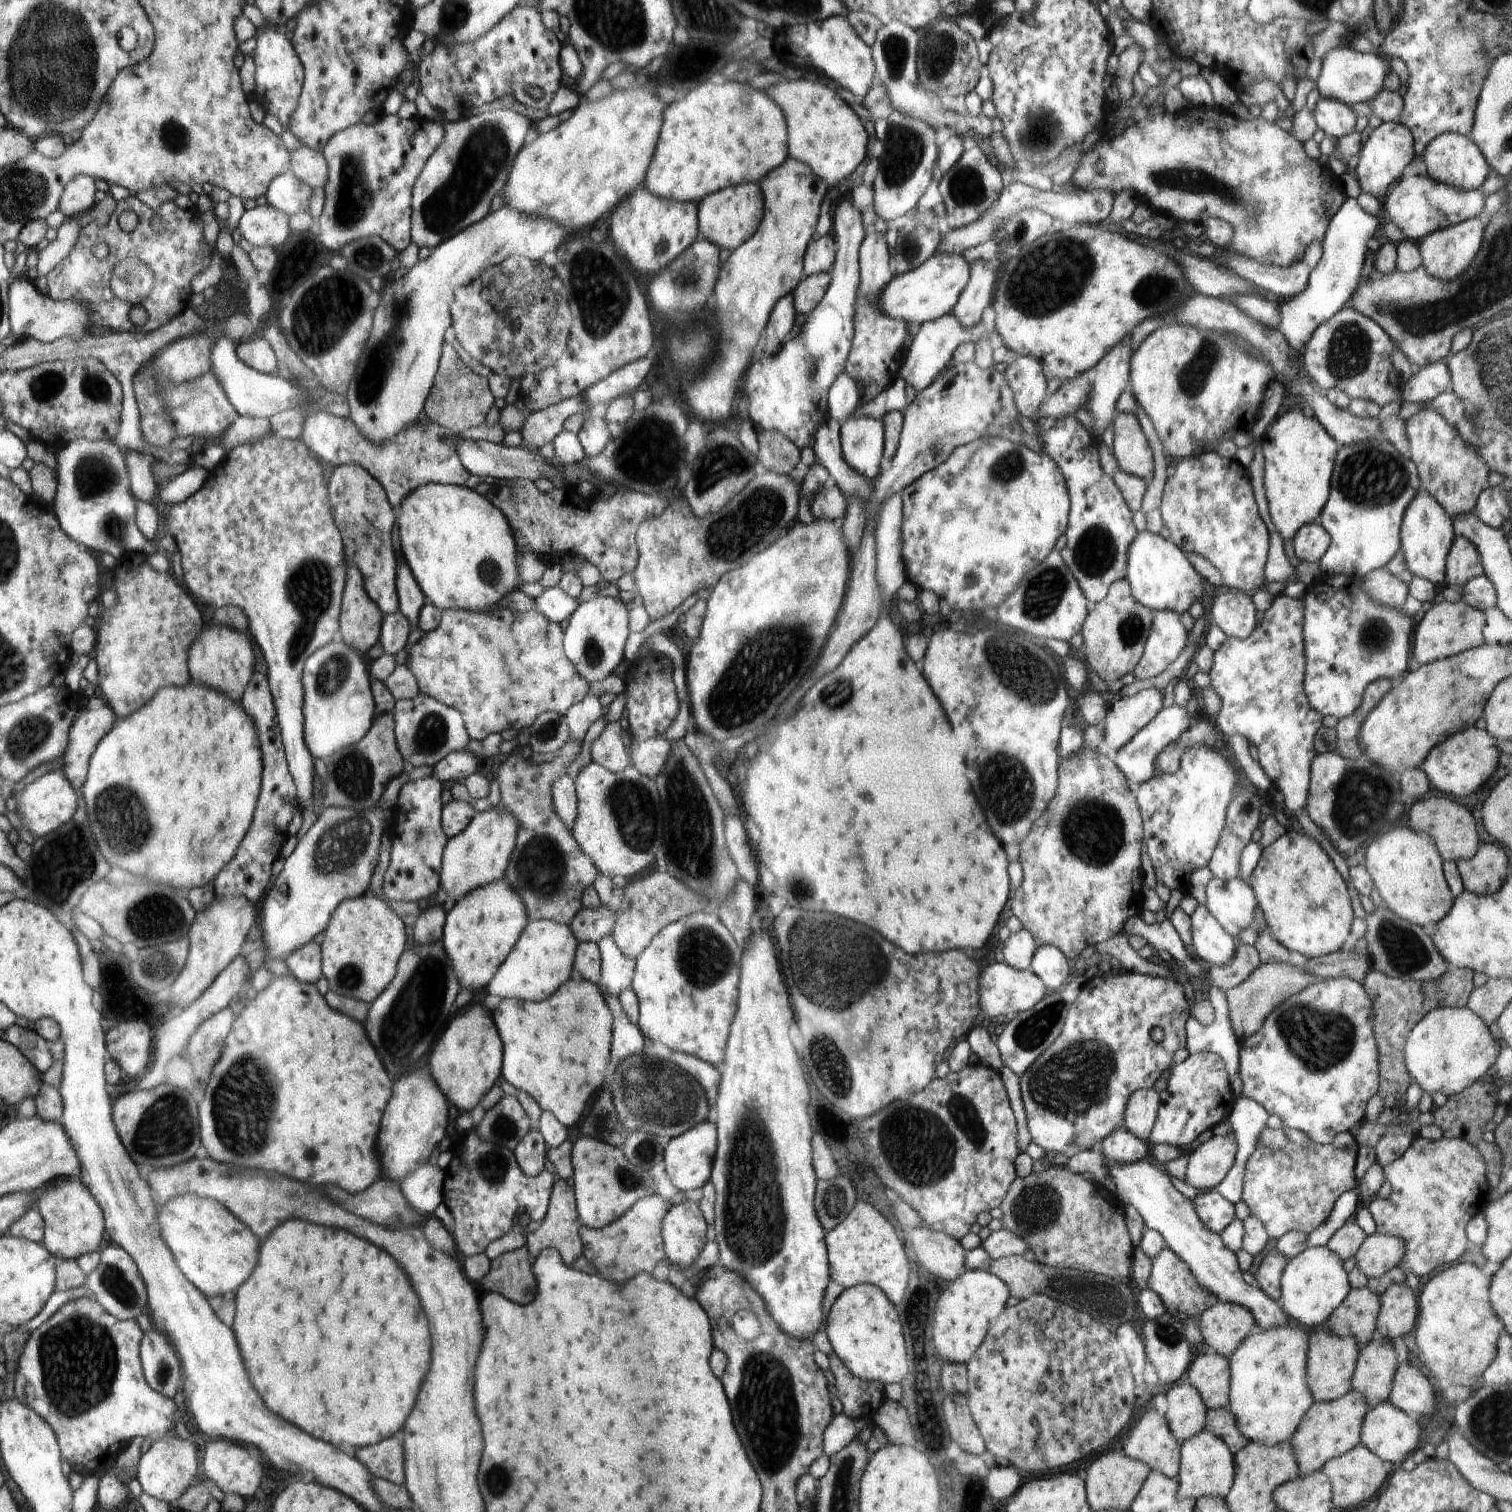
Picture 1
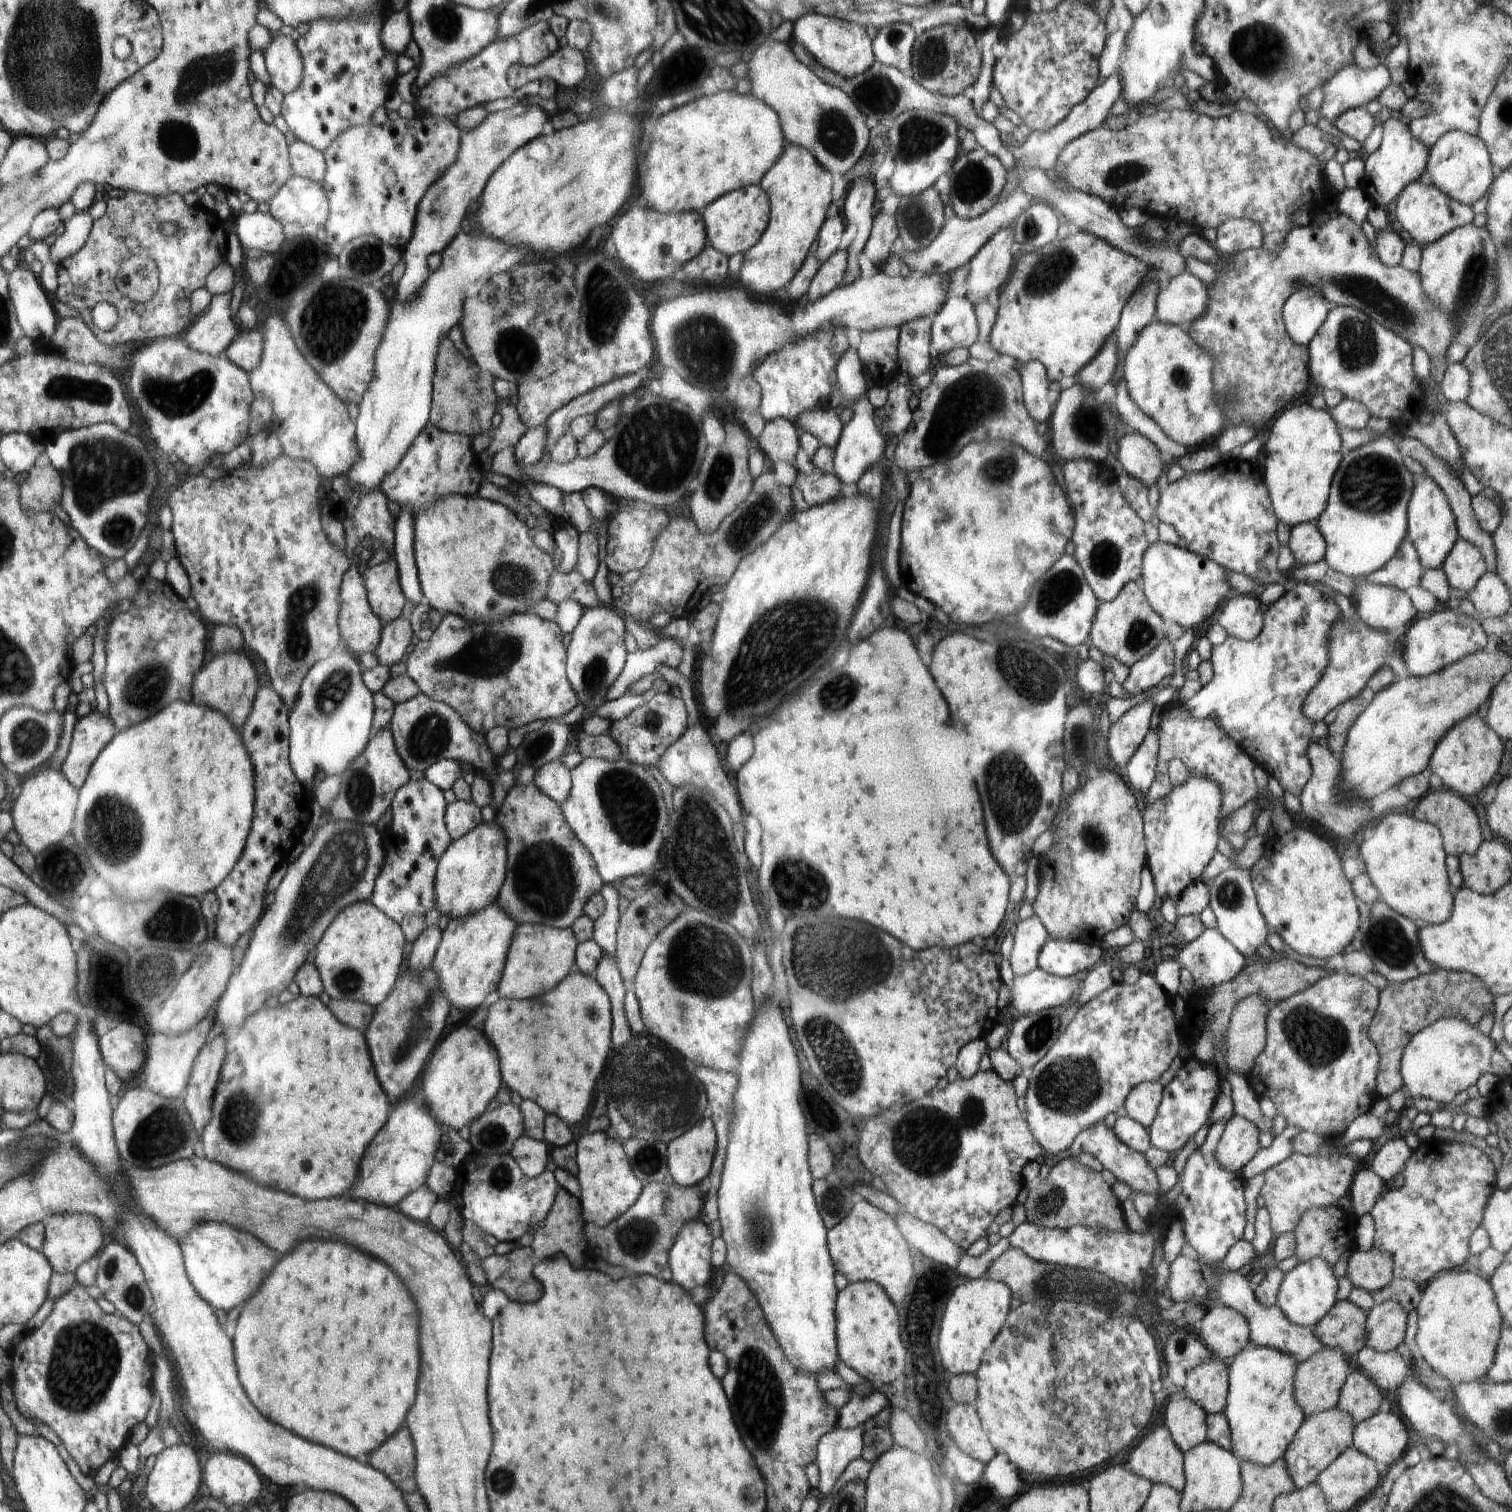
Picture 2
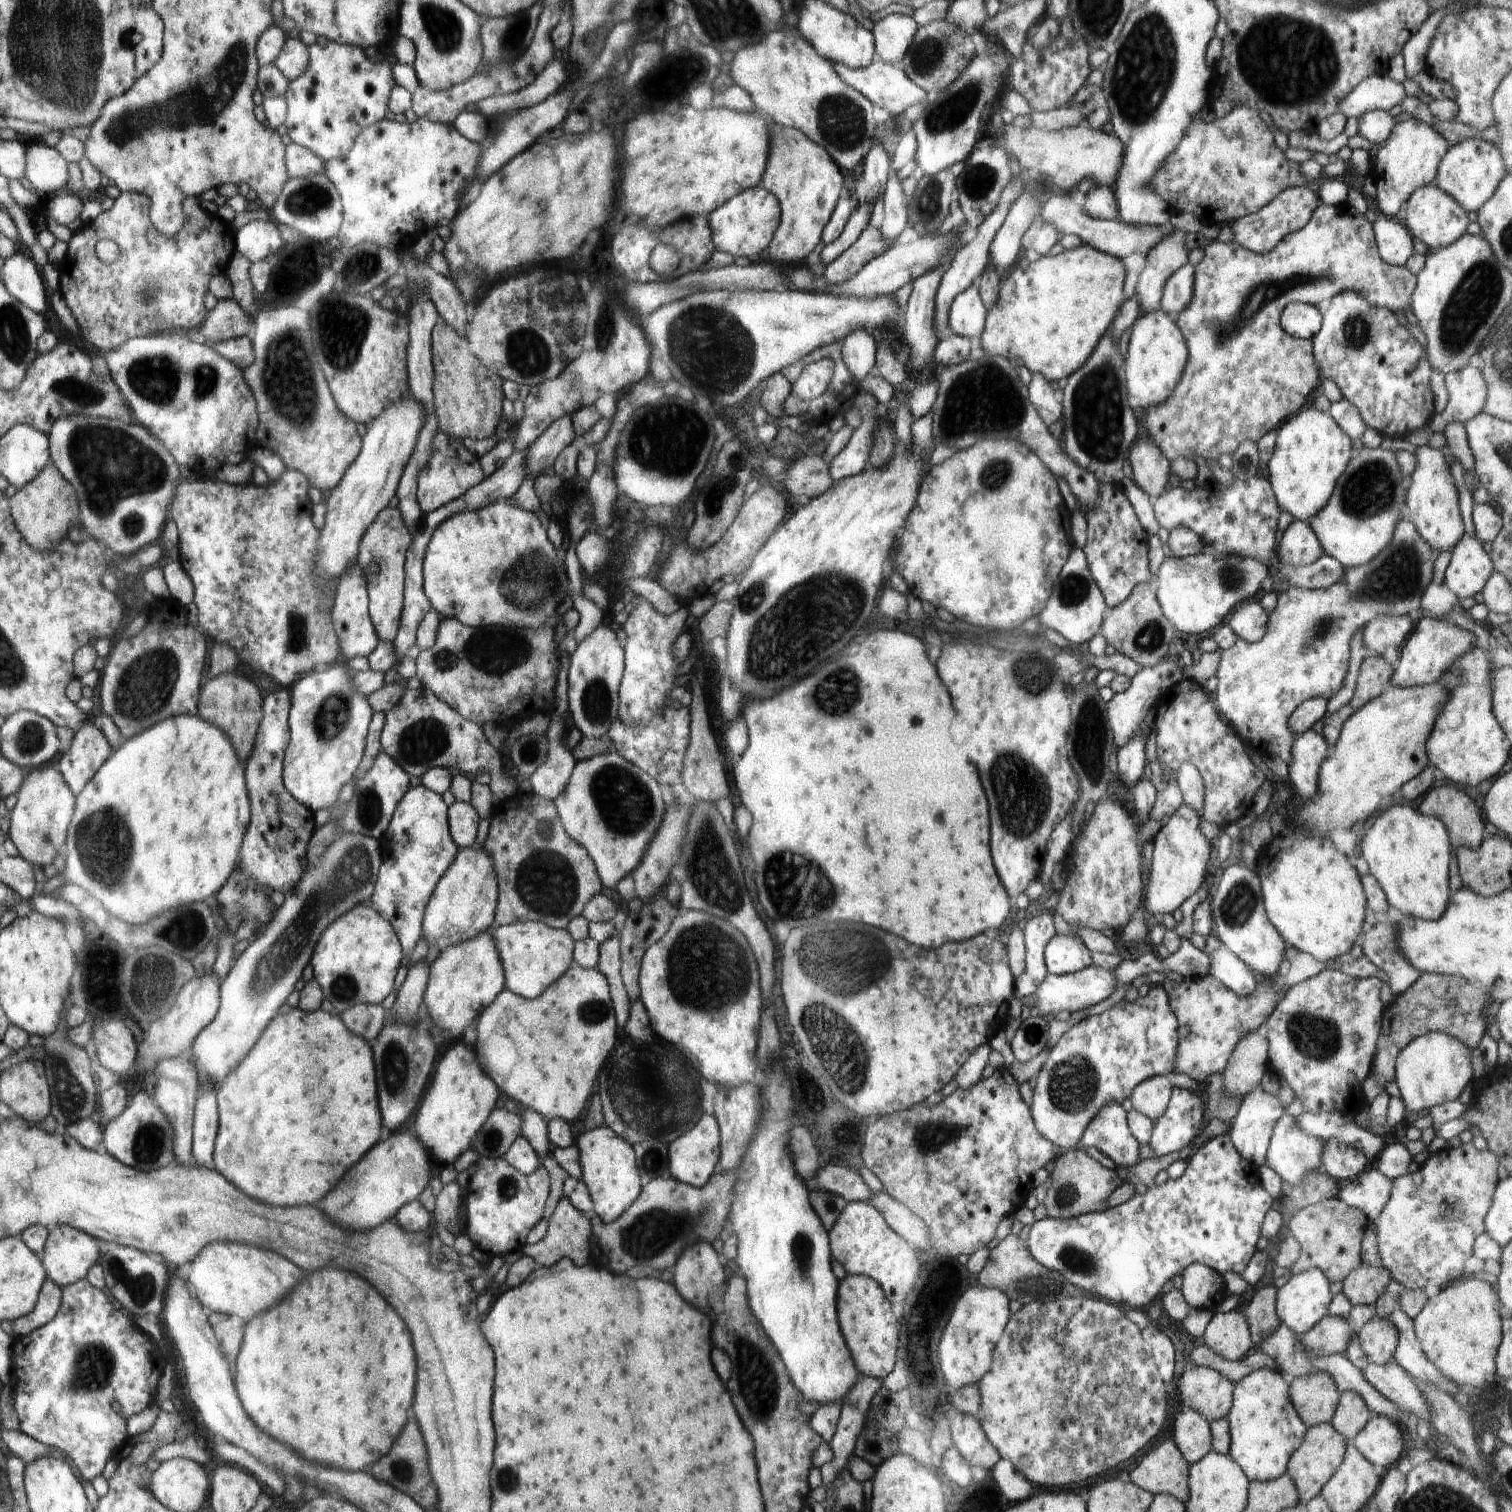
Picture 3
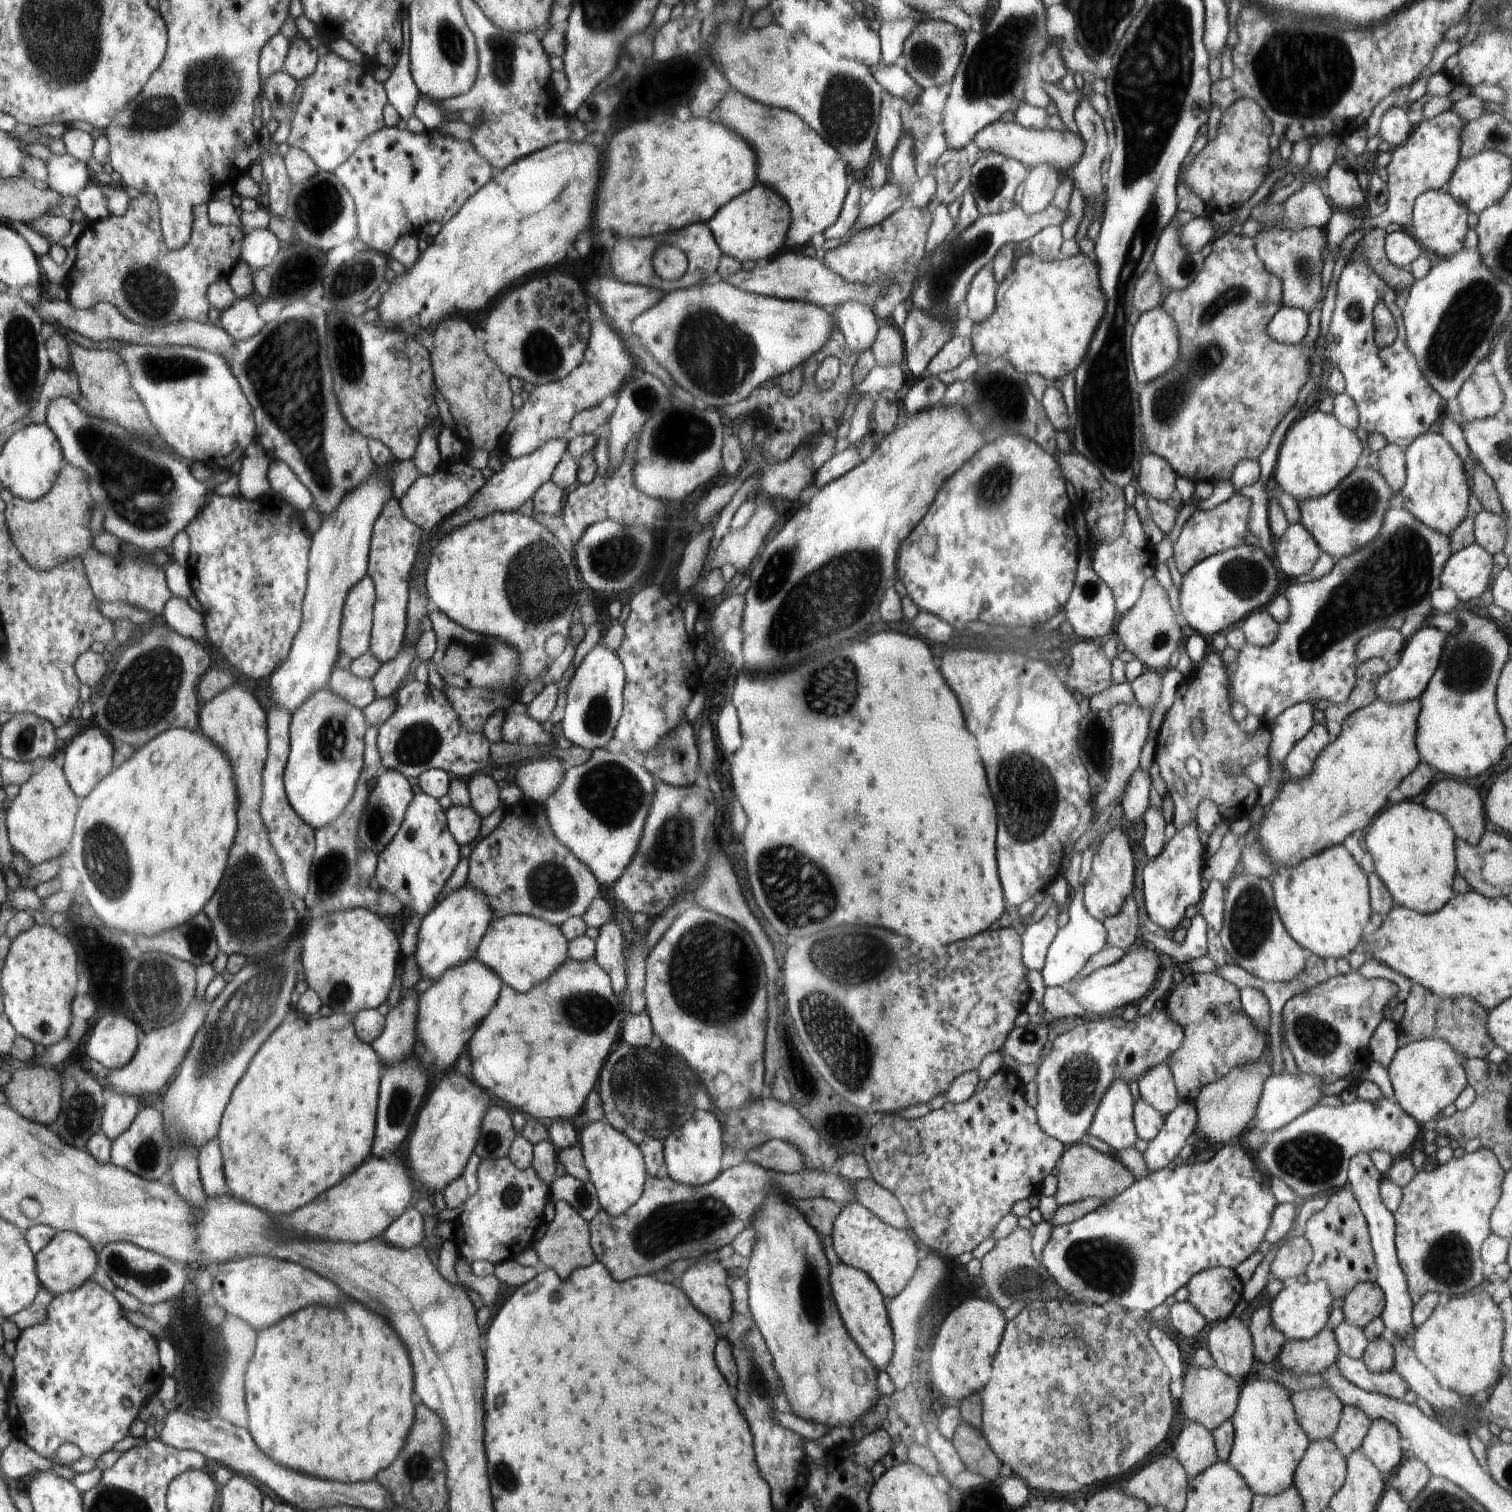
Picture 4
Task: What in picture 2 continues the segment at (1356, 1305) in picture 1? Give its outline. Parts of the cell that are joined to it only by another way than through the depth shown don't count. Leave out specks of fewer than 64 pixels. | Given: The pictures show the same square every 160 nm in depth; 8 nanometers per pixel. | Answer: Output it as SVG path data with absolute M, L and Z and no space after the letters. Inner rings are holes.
M1336 1301L1313 1333L1324 1346L1340 1349L1353 1362L1365 1345L1366 1319L1367 1314L1350 1301Z

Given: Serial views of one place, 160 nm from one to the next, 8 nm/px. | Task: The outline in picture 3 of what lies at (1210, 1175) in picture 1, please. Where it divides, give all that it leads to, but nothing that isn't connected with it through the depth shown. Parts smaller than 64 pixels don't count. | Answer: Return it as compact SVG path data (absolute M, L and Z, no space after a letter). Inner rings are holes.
M1258 1088L1244 1096L1227 1131L1232 1144L1237 1148L1242 1158L1253 1160L1258 1166L1266 1162L1267 1150L1274 1127L1282 1115L1288 1115L1286 1105L1277 1096L1264 1091L1264 1089Z

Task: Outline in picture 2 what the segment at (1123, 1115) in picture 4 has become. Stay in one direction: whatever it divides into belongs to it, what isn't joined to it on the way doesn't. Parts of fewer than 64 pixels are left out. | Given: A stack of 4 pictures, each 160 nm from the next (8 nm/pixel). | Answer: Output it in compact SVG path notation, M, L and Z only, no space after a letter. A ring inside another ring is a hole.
M1104 1121L1097 1122L1092 1126L1080 1132L1070 1145L1070 1154L1088 1153L1094 1155L1101 1163L1104 1169L1110 1170L1116 1176L1118 1182L1124 1181L1129 1187L1133 1188L1134 1195L1138 1192L1153 1193L1159 1192L1159 1182L1156 1171L1148 1164L1146 1157L1137 1150L1126 1146Z

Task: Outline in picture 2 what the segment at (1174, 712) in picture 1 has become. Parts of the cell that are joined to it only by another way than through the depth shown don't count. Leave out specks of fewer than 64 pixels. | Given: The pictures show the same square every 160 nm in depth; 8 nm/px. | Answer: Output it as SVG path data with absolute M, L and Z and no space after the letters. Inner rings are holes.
M1296 585L1292 590L1286 591L1275 603L1272 603L1266 614L1263 616L1263 627L1260 634L1253 638L1249 642L1242 642L1231 638L1230 636L1222 642L1222 644L1213 646L1209 661L1212 663L1213 678L1202 687L1199 693L1192 696L1184 704L1186 708L1196 718L1215 718L1220 728L1224 729L1224 732L1228 734L1233 741L1236 741L1240 748L1255 762L1256 765L1260 766L1267 772L1269 776L1273 776L1282 785L1282 788L1286 792L1299 796L1304 785L1308 782L1311 775L1311 764L1307 755L1308 745L1312 742L1311 734L1313 732L1313 722L1309 721L1303 713L1303 702L1310 692L1311 688L1314 688L1316 684L1323 678L1325 671L1329 666L1329 642L1331 641L1331 632L1333 631L1333 625L1341 614L1340 608L1332 598L1322 591L1319 591L1314 585ZM1148 731L1142 744L1135 750L1122 773L1130 789L1147 793L1156 778L1159 738L1156 732Z

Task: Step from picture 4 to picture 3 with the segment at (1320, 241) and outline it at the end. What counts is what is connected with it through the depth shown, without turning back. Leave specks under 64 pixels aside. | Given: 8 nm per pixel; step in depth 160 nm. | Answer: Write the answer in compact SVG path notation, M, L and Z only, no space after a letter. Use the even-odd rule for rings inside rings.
M1304 186L1286 188L1260 210L1232 222L1233 240L1256 254L1269 253L1287 234L1304 228L1310 222L1312 213L1320 204L1318 197L1318 194Z

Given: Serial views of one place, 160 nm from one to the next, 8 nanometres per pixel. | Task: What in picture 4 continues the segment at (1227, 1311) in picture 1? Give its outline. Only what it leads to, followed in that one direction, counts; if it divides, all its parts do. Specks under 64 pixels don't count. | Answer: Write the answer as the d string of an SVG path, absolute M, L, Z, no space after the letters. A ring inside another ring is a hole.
M1230 1315L1226 1320L1218 1321L1208 1332L1206 1344L1215 1367L1238 1382L1246 1380L1255 1370L1257 1361L1251 1334L1240 1318Z

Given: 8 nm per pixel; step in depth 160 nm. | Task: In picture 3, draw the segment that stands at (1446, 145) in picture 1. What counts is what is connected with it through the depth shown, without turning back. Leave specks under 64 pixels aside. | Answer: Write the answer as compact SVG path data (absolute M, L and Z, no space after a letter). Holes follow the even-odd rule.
M1467 139L1451 146L1438 165L1439 186L1466 212L1476 211L1496 192L1506 176L1501 150L1486 139Z

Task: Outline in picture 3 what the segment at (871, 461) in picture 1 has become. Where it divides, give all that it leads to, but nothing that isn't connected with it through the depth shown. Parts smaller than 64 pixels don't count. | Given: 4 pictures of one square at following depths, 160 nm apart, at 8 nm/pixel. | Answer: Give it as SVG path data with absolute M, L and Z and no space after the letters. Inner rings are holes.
M862 388L855 398L854 407L860 409L862 423L853 430L848 444L831 460L829 473L833 482L860 474L868 468L868 457L873 446L875 428L879 419L873 414L875 398Z

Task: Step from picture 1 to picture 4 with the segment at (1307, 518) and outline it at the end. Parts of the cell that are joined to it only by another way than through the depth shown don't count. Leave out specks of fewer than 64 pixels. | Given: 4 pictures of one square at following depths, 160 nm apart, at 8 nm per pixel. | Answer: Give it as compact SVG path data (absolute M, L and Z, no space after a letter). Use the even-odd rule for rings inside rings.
M1312 412L1298 418L1285 434L1277 452L1272 481L1289 492L1297 502L1318 498L1335 489L1354 470L1358 458L1367 452L1354 429L1342 426L1332 413Z

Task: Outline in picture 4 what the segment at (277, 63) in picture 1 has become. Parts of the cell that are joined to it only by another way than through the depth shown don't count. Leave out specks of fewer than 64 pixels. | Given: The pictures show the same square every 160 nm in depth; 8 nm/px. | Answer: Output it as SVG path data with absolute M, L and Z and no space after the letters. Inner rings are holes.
M298 35L290 43L283 71L300 82L310 77L314 68L317 68L316 52L308 46L303 36Z

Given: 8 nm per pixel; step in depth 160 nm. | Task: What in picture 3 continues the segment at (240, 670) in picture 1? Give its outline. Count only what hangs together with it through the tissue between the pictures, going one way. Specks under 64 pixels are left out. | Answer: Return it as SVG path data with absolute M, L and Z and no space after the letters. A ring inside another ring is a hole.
M228 673L226 676L222 675L209 680L202 694L204 698L200 698L200 716L204 716L206 722L220 724L220 730L224 730L224 734L232 738L232 744L236 746L240 760L251 758L255 750L259 726L263 720L260 690L250 680Z

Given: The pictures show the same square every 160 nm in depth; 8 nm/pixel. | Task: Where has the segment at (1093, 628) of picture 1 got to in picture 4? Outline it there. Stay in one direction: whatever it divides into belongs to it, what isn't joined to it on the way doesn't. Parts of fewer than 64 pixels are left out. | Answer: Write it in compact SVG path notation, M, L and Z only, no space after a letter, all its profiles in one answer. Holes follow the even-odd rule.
M1152 575L1144 582L1143 593L1136 604L1127 613L1118 616L1114 631L1116 632L1115 636L1119 636L1119 640L1124 642L1126 650L1135 654L1142 661L1146 670L1156 671L1168 667L1172 652L1181 649L1184 638L1180 631L1183 623L1180 621L1170 605L1168 593Z

